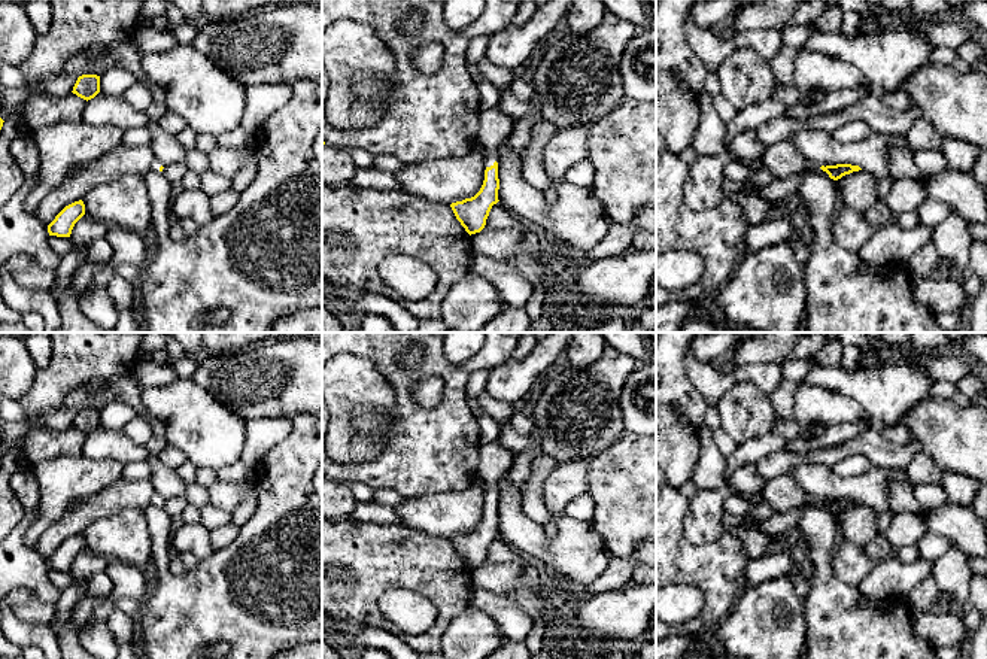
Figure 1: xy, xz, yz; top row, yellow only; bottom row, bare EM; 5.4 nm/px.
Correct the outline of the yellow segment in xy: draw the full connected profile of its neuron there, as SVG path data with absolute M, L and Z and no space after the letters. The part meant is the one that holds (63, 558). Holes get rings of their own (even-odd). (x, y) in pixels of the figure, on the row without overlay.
M82 534L66 540L55 553L48 559L49 570L70 571L75 558L85 549Z

